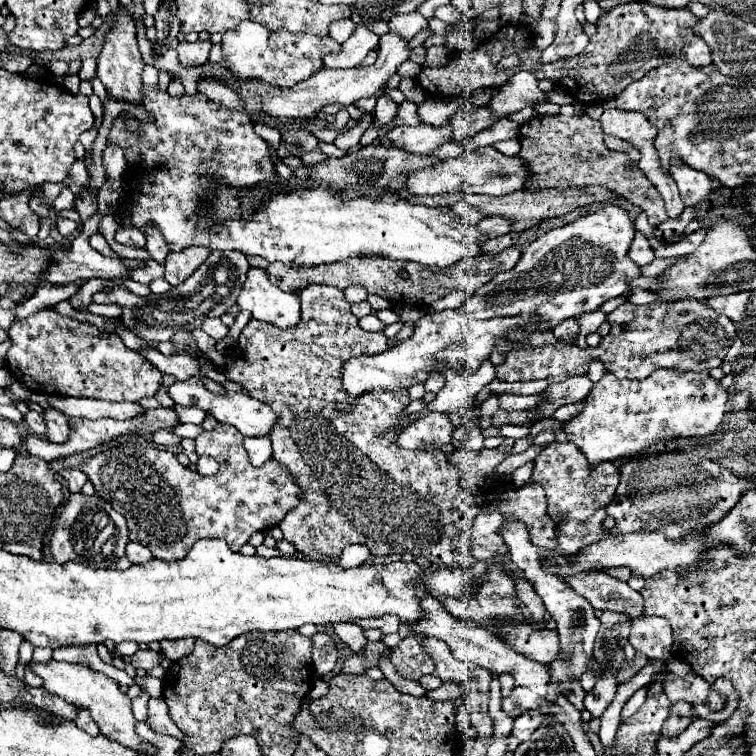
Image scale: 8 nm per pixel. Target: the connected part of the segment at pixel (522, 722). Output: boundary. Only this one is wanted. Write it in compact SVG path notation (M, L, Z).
M528 711L520 717L514 719L514 727L512 727L512 737L520 739L520 741L526 741L530 739L530 735L534 733L534 727L538 727L538 723L542 723L544 715L542 713L534 713L534 711Z

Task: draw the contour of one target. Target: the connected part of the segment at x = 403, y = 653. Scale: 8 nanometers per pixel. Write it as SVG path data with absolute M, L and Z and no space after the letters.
M414 633L406 639L400 641L400 645L396 645L390 653L390 659L396 667L396 671L406 677L406 679L414 679L418 681L420 677L434 673L436 665L432 661L432 657L424 651L422 641L426 639L426 635Z

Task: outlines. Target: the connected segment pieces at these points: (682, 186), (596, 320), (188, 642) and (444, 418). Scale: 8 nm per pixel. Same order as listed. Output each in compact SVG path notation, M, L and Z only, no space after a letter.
M674 159L672 177L678 183L684 205L698 205L700 201L706 201L714 193L712 179L708 175L702 175L702 171L686 167L686 163L682 163L680 159Z
M596 309L596 311L590 311L590 313L580 313L580 315L576 315L576 321L578 321L578 325L580 325L580 339L576 340L576 344L580 348L588 347L586 343L587 335L594 333L594 331L598 331L598 327L600 327L600 323L602 323L604 319L606 319L606 315L604 315L602 309Z
M174 639L174 641L160 641L162 651L166 655L166 659L176 661L182 659L184 655L190 655L194 649L194 639Z
M428 413L414 423L410 423L398 437L398 445L404 449L432 449L438 451L444 443L450 441L450 433L454 431L448 413Z

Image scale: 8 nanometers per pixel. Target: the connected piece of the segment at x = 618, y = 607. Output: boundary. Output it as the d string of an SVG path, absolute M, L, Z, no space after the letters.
M594 571L594 575L574 575L574 579L564 579L564 581L578 595L586 597L596 609L620 611L632 619L644 615L642 595L630 589L626 581L614 579L600 571Z

